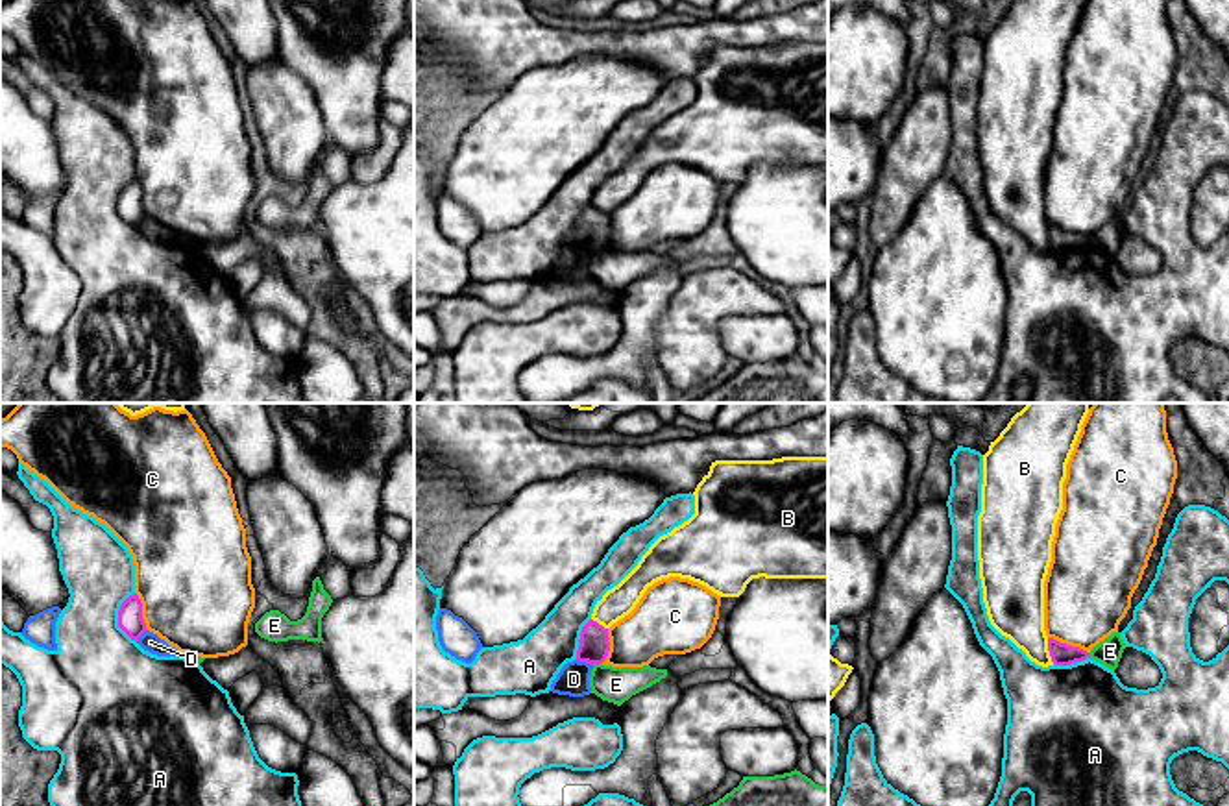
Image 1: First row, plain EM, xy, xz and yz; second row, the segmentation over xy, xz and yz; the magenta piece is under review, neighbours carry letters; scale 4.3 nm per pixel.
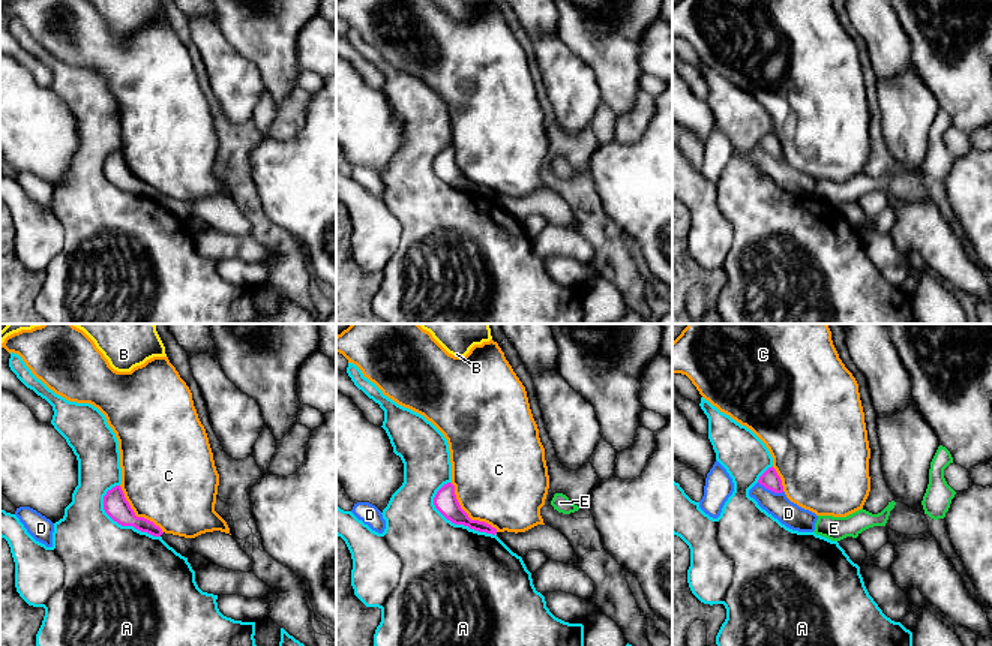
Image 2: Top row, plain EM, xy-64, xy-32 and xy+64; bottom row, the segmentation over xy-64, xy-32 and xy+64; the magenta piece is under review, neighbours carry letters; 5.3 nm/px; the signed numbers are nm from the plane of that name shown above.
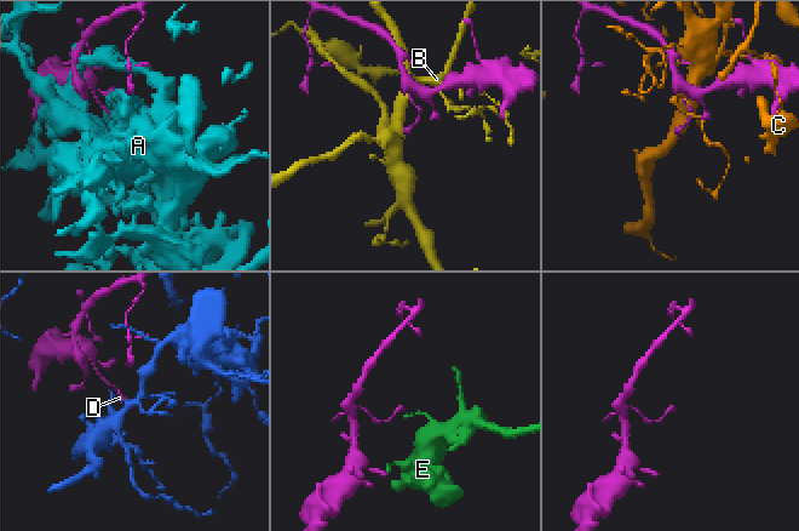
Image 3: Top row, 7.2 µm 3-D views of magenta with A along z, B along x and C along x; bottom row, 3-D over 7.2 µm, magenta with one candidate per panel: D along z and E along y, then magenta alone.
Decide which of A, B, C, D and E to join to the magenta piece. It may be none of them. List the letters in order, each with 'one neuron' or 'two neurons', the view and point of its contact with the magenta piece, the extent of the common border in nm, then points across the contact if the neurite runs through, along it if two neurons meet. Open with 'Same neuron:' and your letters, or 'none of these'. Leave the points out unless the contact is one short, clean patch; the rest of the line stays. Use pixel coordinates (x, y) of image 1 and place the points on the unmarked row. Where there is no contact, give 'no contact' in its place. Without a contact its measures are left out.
Same neuron: none of these
A: two neurons; meets magenta in xy at (119, 204); contact 220 nm long
B: two neurons; meets magenta in yz at (1048, 235); contact 120 nm long; border along yz (1046, 224), (1046, 235), (1054, 248)
C: two neurons; meets magenta in yz at (1069, 232); contact 190 nm long
D: two neurons; meets magenta in xz at (584, 246); contact 80 nm long
E: two neurons; meets magenta in xz at (597, 248); contact 40 nm long; border along xz (601, 248), (594, 252)

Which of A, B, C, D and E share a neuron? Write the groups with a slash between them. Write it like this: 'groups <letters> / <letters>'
groups A / B / C / D / E

